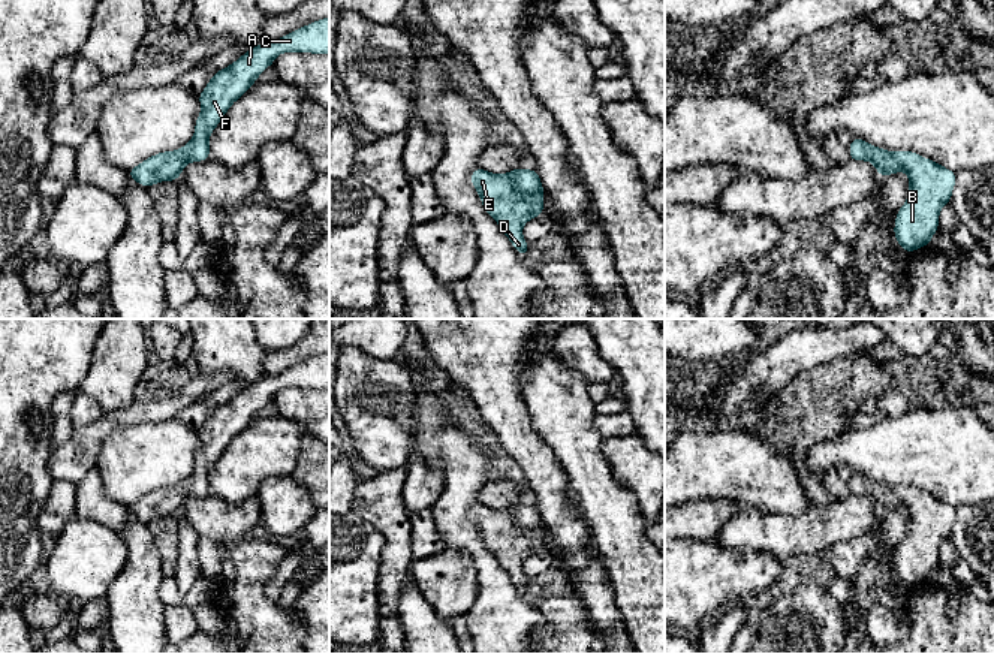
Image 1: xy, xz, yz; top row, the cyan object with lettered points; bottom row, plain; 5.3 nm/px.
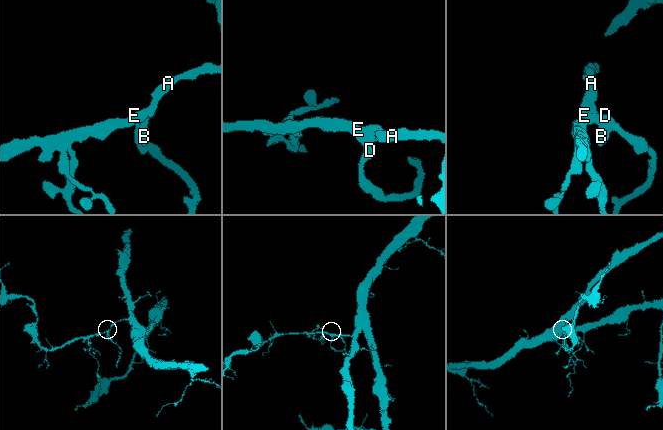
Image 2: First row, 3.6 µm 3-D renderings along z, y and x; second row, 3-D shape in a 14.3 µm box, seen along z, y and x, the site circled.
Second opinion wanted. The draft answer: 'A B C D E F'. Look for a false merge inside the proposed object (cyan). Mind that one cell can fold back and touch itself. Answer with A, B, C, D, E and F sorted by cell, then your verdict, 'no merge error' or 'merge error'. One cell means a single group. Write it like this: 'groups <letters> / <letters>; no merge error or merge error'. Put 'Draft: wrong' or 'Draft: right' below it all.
groups A B C D E F; no merge error
Draft: right

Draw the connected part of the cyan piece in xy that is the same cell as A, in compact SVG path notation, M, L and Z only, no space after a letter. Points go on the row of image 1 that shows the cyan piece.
M329 16L313 21L275 40L265 40L248 49L228 67L217 70L198 96L201 114L189 144L175 151L157 153L127 174L150 187L162 181L177 181L184 166L210 160L210 135L219 126L234 102L237 102L283 52L329 54Z

